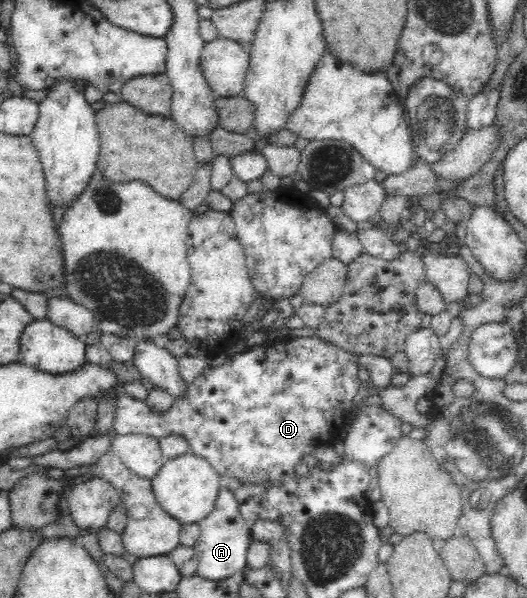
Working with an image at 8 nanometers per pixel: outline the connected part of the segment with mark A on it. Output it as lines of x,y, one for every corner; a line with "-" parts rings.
222,481
214,510
206,518
197,522
201,528
201,535
193,546
198,557
196,575
206,580
228,578
234,572
242,571
247,564
247,550
251,543
249,522
240,514
238,501
234,497
235,495
224,486

